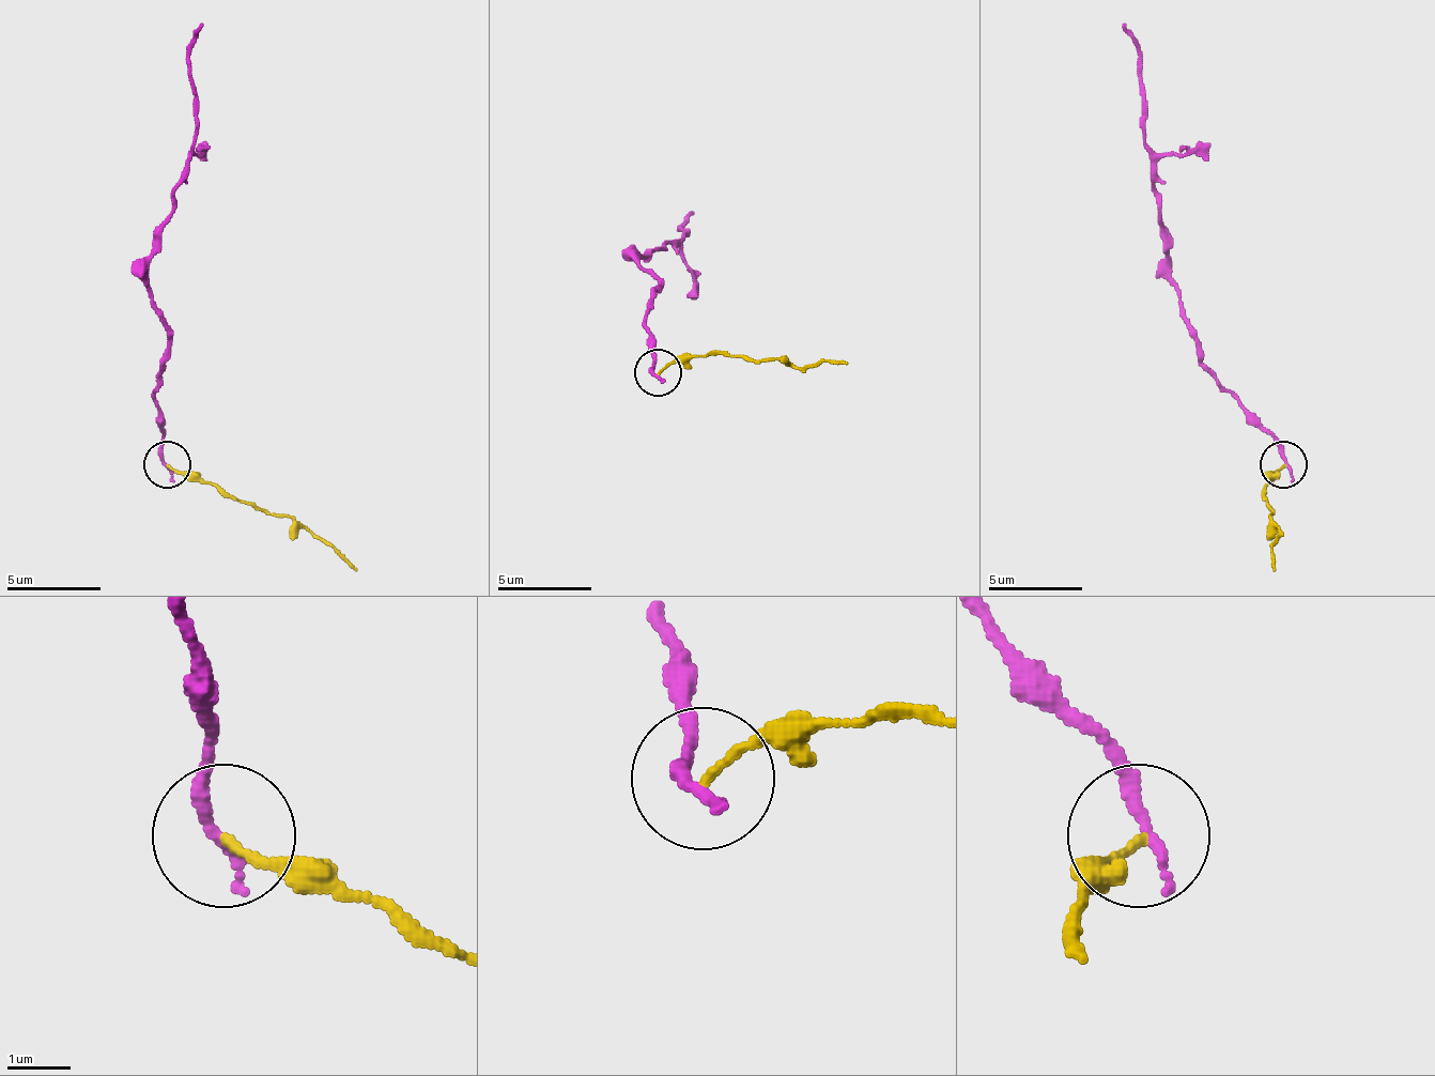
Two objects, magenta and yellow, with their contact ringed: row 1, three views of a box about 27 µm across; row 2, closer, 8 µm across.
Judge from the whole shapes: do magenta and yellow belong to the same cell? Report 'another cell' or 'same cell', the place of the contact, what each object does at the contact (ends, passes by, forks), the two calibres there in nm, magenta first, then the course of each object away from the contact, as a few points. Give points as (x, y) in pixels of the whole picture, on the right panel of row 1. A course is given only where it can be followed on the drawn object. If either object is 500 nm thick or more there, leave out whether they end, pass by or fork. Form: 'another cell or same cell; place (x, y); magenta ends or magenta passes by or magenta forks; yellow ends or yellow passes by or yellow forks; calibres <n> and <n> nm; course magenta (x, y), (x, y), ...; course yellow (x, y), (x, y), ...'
another cell; place (1283, 464); magenta ends; yellow ends; calibres 240 and 130 nm; course magenta (1284, 463), (1280, 444), (1204, 364), (1167, 265), (1167, 227), (1143, 138), (1138, 43), (1124, 25); course yellow (1284, 463), (1266, 482), (1270, 516), (1280, 529), (1270, 549), (1275, 572)

